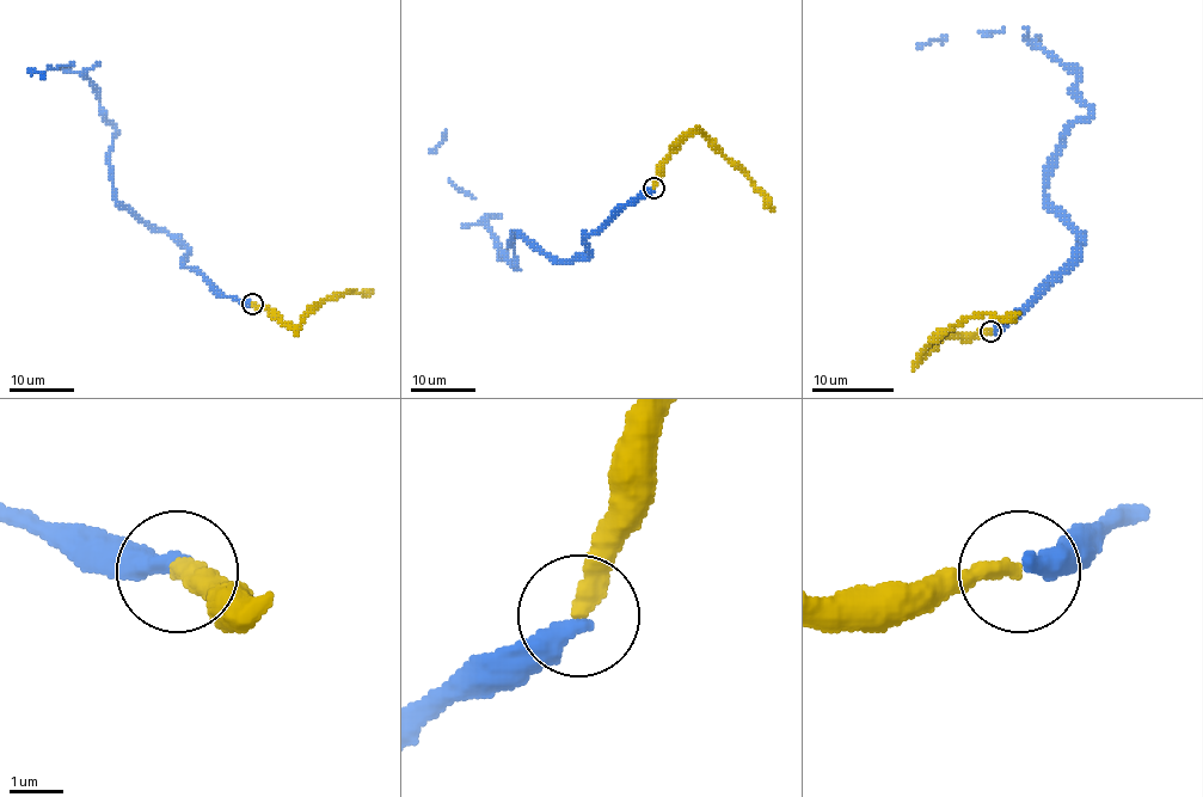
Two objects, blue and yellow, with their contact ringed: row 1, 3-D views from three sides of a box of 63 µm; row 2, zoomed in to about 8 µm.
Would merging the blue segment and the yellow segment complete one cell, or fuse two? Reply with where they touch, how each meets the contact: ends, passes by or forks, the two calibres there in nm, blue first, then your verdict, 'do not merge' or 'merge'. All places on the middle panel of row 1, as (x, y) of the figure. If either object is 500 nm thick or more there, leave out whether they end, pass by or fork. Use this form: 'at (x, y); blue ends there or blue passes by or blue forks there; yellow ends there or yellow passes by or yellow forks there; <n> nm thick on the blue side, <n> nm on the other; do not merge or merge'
at (654, 188); blue ends there; yellow ends there; 420 nm thick on the blue side, 360 nm on the other; merge

